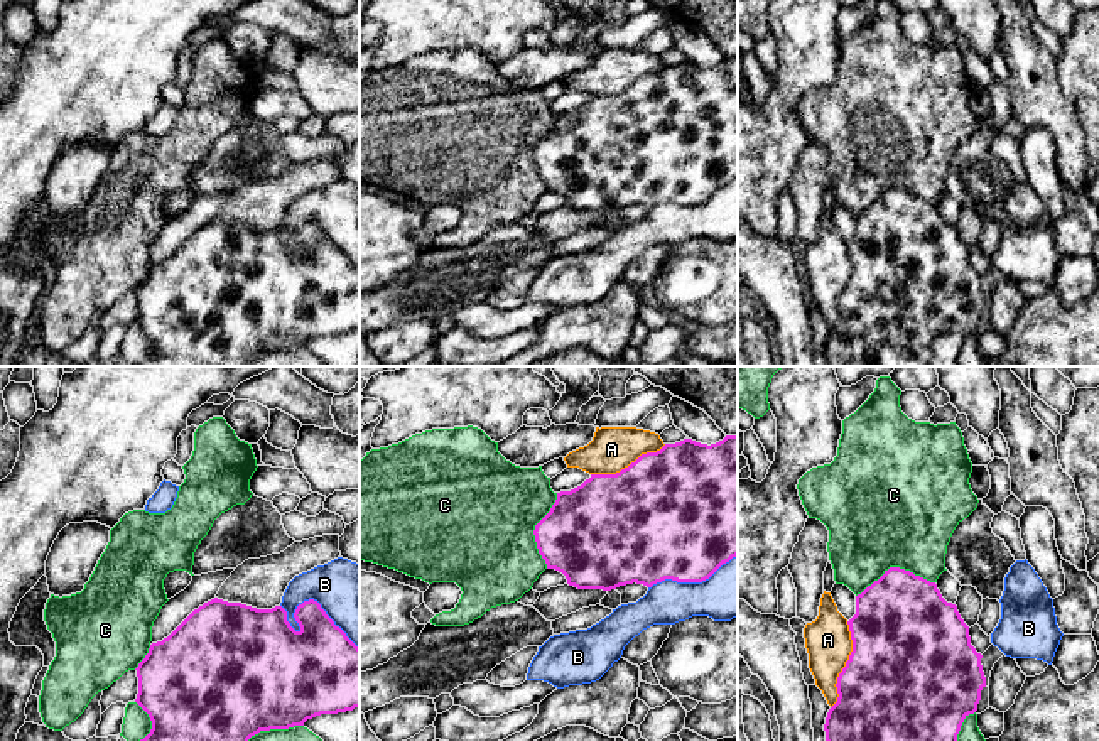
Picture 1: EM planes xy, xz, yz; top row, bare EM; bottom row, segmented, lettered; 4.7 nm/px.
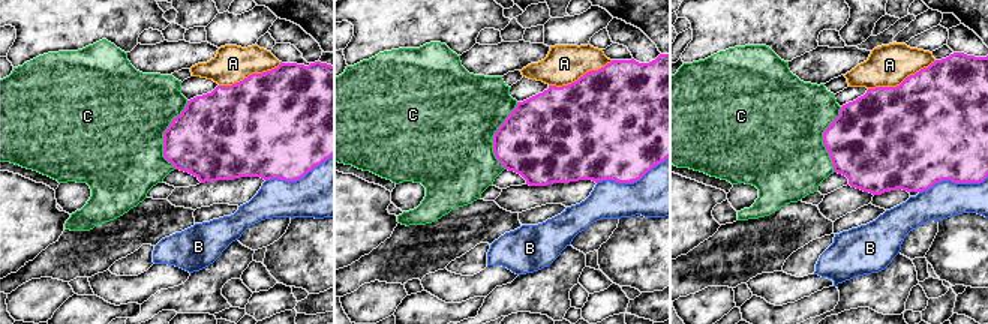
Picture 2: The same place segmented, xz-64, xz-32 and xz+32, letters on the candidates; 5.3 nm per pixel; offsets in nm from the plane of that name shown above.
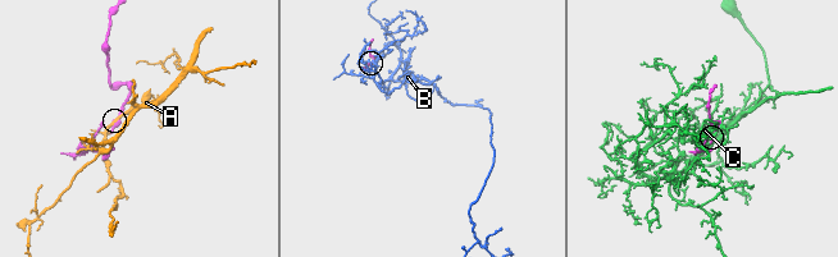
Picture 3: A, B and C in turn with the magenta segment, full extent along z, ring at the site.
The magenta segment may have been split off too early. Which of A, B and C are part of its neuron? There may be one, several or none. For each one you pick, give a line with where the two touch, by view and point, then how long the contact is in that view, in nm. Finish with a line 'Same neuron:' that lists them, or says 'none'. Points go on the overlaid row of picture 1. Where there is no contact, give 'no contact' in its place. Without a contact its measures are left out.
Same neuron: none

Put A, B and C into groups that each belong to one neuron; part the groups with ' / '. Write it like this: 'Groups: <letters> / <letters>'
Groups: A / B / C

